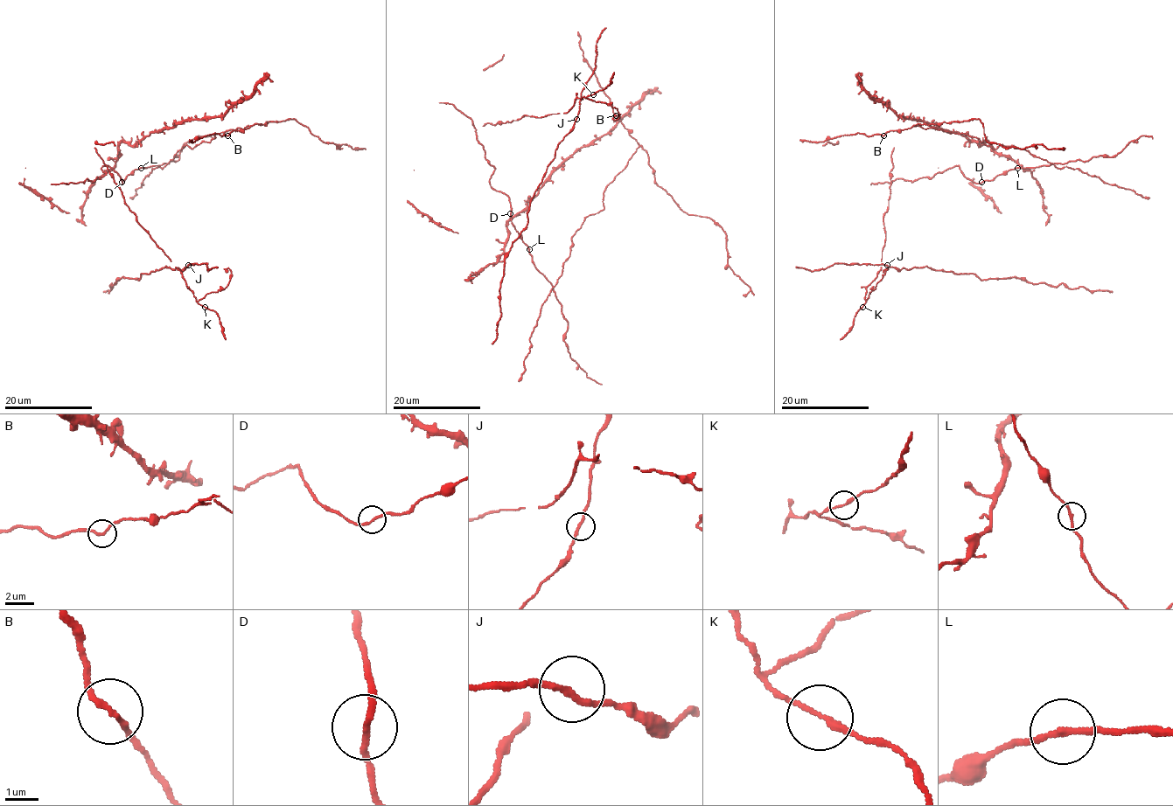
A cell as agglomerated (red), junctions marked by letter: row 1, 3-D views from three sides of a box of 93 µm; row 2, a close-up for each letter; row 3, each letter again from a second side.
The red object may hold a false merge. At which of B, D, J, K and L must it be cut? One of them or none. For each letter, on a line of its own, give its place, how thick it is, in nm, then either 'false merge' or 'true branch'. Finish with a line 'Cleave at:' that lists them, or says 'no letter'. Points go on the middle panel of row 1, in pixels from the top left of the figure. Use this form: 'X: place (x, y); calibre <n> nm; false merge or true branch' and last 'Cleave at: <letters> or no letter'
B: place (616, 115); calibre 170 nm; true branch
D: place (510, 213); calibre 170 nm; true branch
J: place (576, 119); calibre 190 nm; true branch
K: place (593, 94); calibre 180 nm; true branch
L: place (529, 249); calibre 190 nm; true branch
Cleave at: no letter

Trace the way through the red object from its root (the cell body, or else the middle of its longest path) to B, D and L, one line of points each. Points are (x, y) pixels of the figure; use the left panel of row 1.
B: (163, 164), (171, 160), (183, 146), (192, 148), (210, 142), (214, 134), (250, 126), (227, 135)
D: (163, 164), (136, 169), (122, 182)
L: (163, 164), (141, 168)

